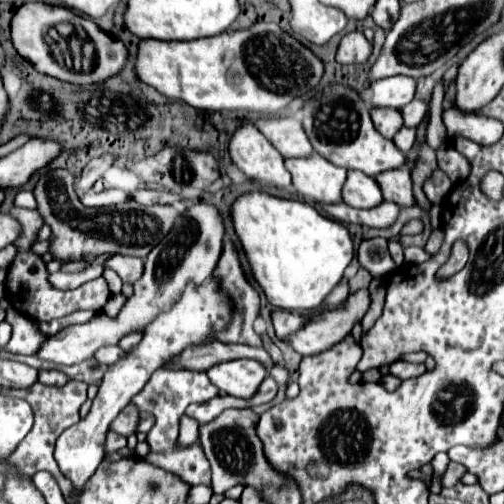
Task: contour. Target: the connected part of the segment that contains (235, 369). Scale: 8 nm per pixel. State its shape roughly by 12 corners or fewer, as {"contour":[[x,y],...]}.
{"contour":[[235,359],[207,369],[209,381],[249,399],[265,379],[263,363]]}

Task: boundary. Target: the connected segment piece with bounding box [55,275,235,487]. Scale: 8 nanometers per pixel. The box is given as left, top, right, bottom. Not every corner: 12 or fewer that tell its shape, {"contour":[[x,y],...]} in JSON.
{"contour":[[215,275],[189,281],[107,367],[89,415],[55,445],[81,487],[103,459],[109,423],[159,367],[229,325]]}

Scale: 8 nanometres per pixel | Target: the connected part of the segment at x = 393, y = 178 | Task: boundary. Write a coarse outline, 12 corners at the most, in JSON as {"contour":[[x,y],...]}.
{"contour":[[409,169],[381,173],[385,201],[415,205]]}

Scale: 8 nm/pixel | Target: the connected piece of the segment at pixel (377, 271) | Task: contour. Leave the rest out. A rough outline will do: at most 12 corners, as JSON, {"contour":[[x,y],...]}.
{"contour":[[365,239],[359,263],[377,279],[397,269],[387,239]]}

